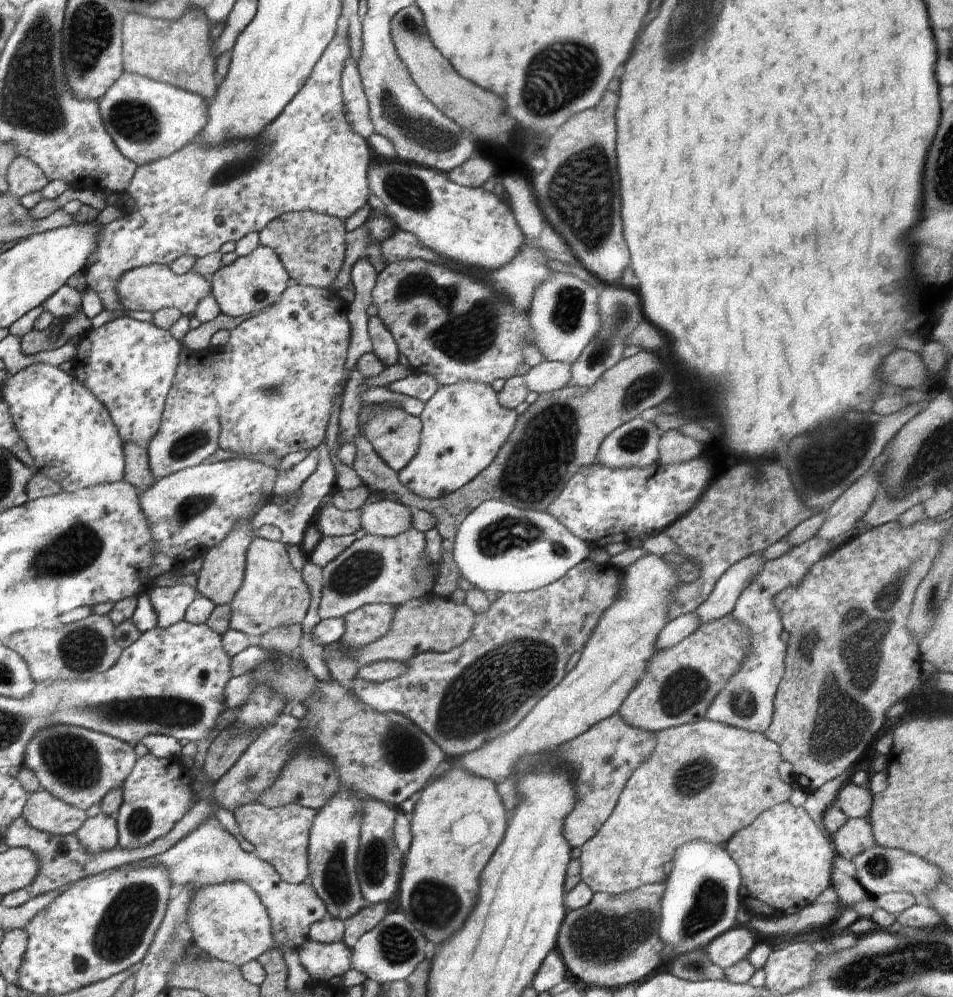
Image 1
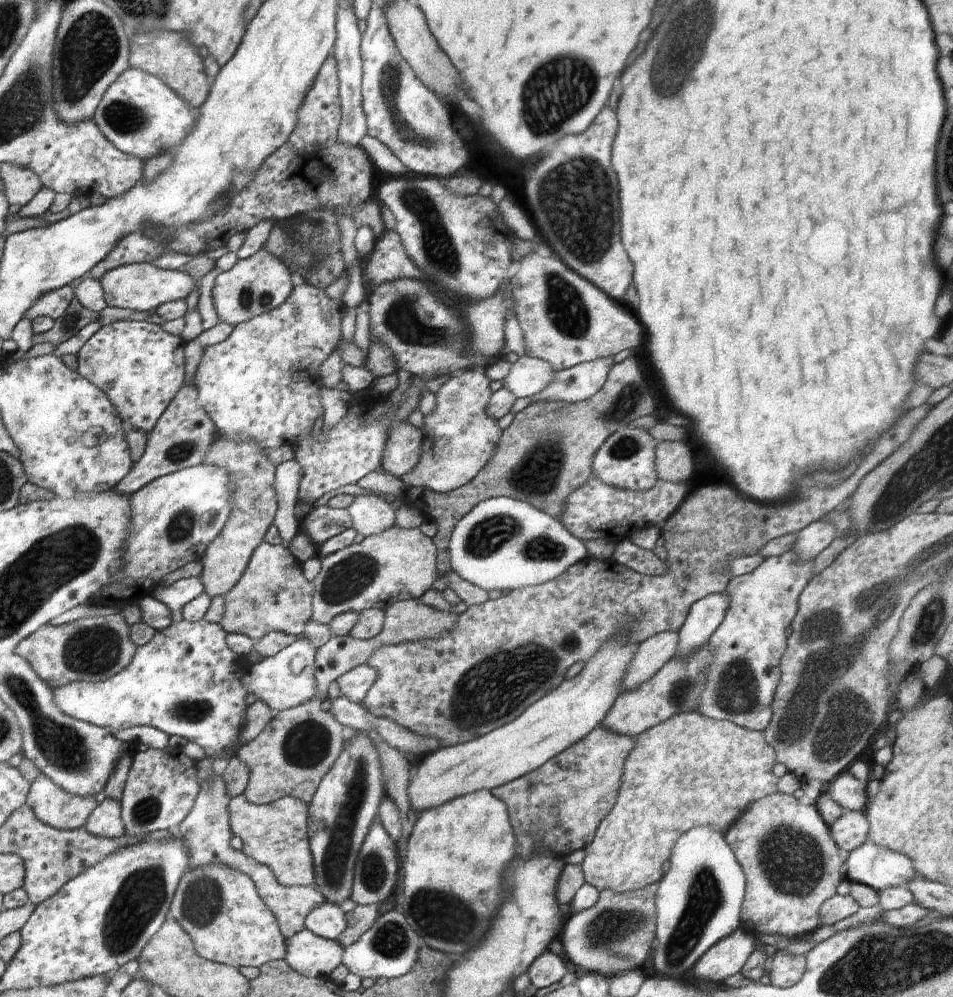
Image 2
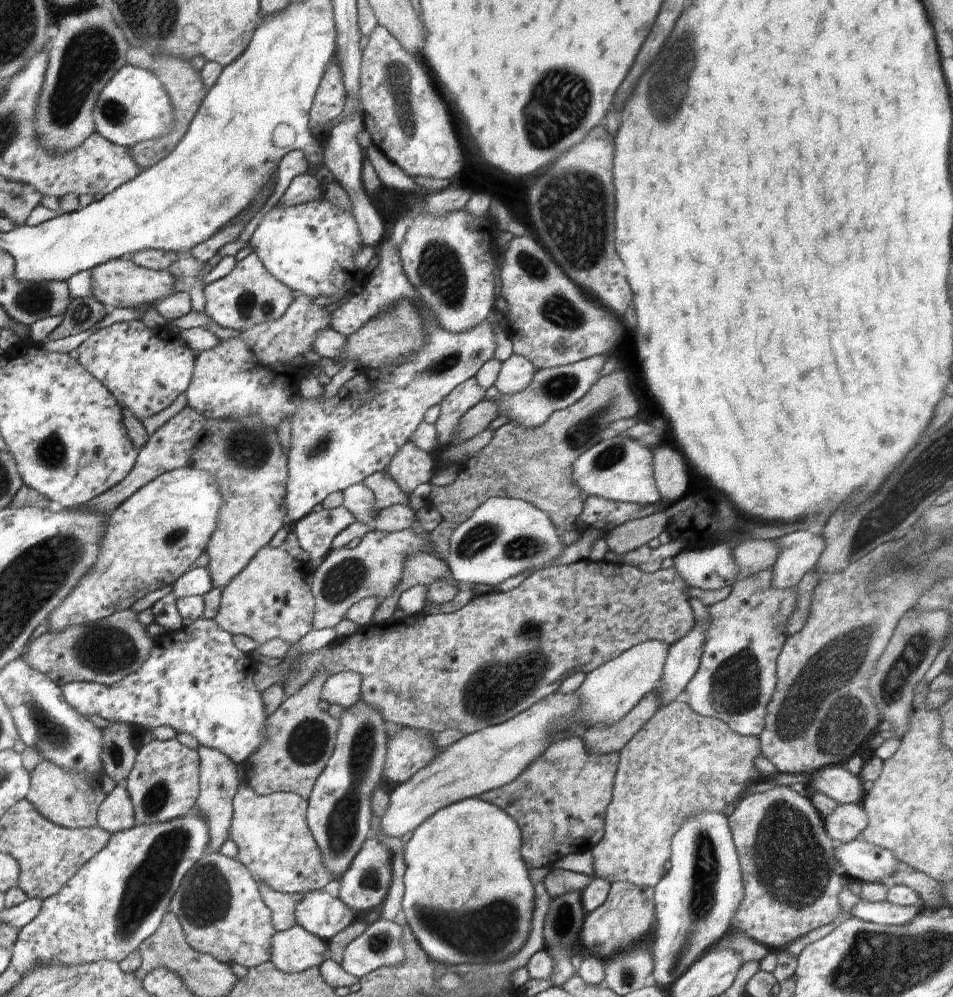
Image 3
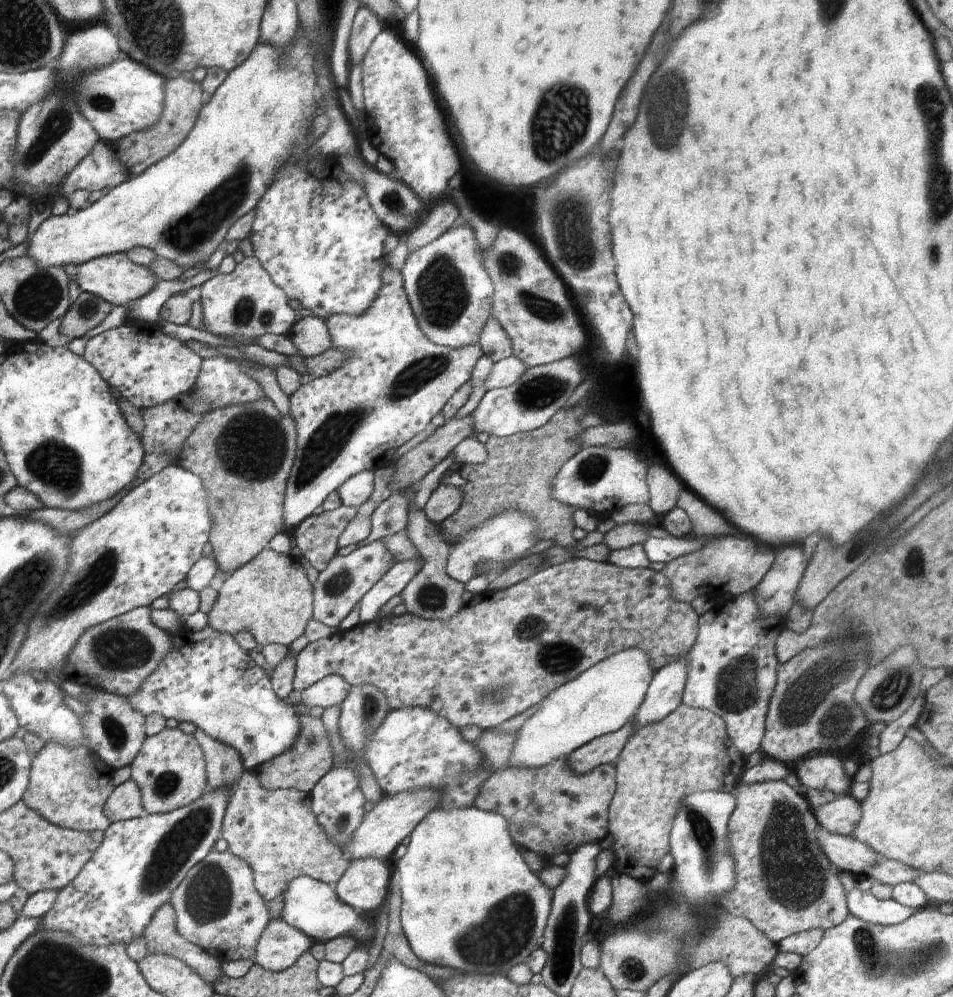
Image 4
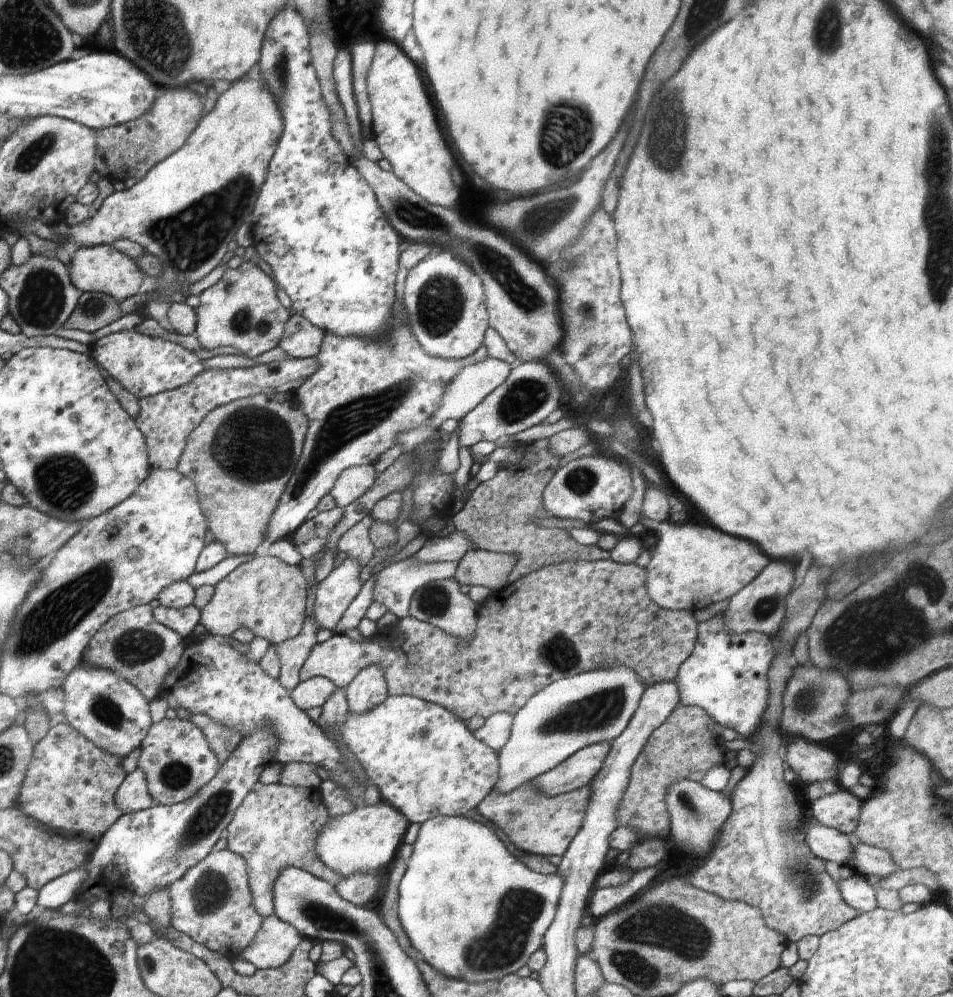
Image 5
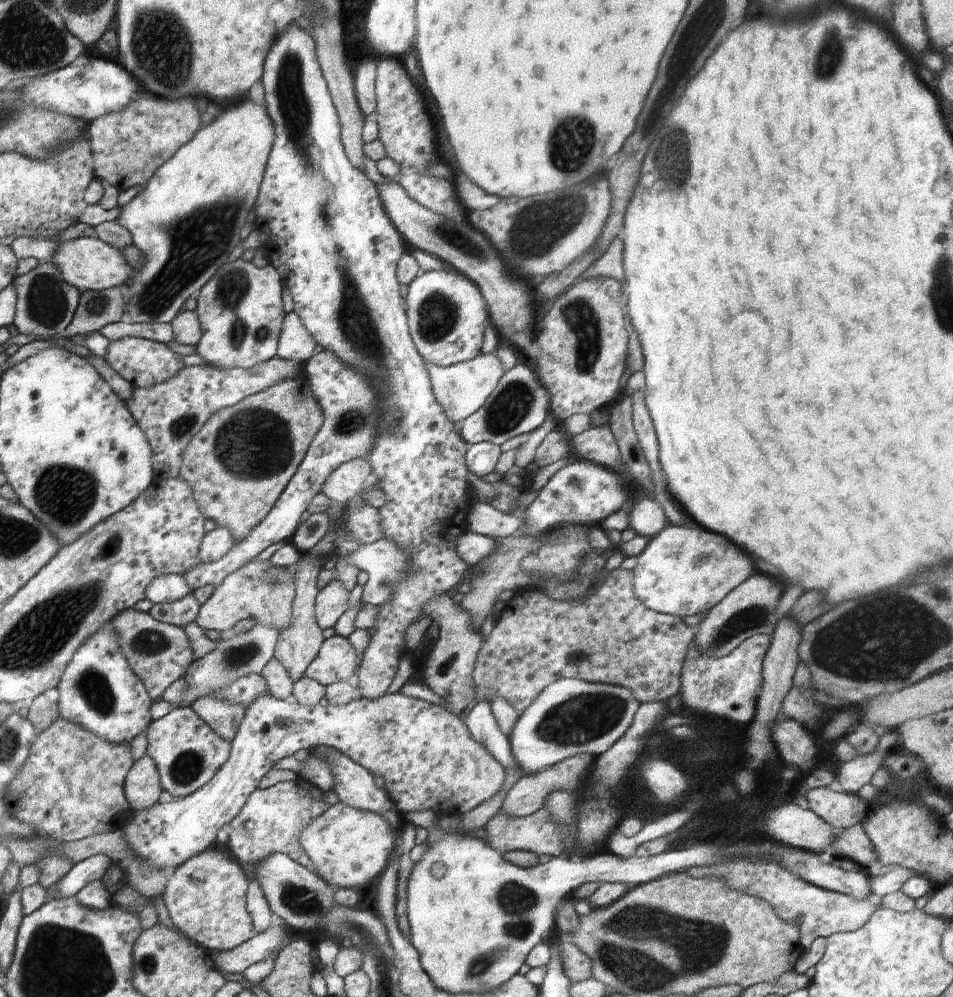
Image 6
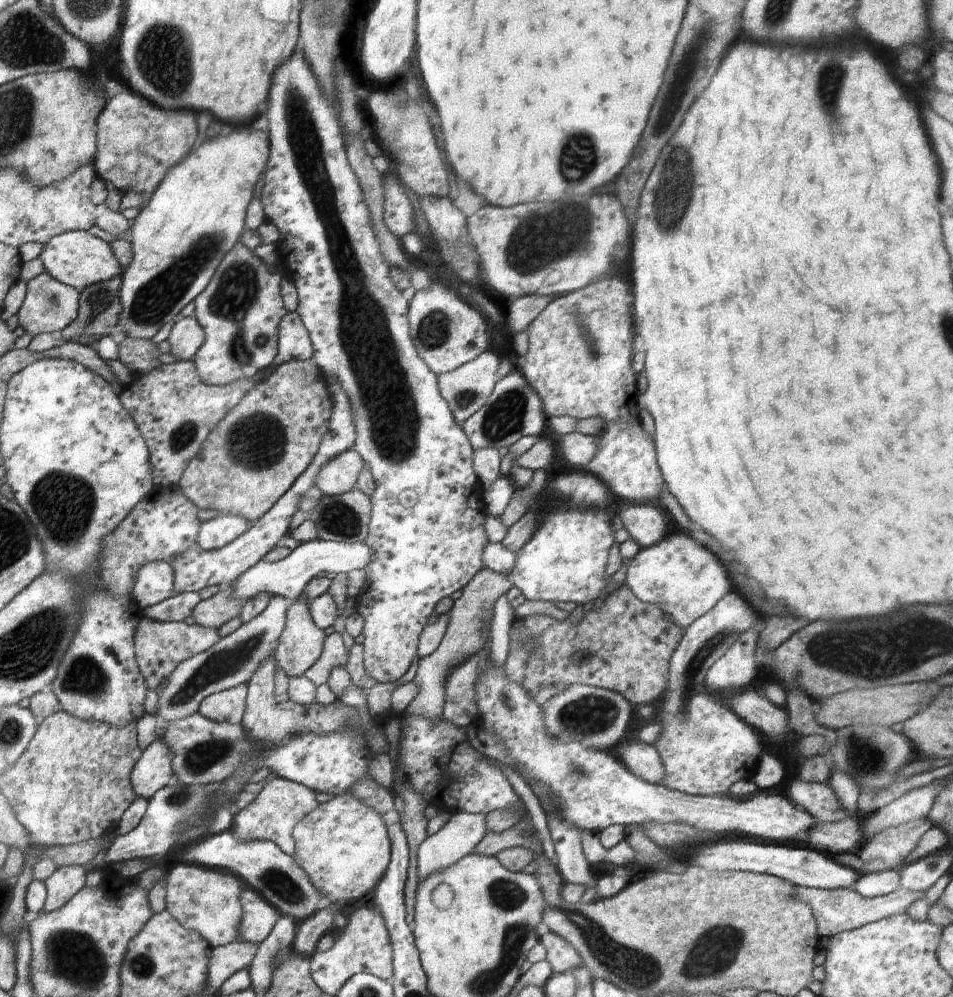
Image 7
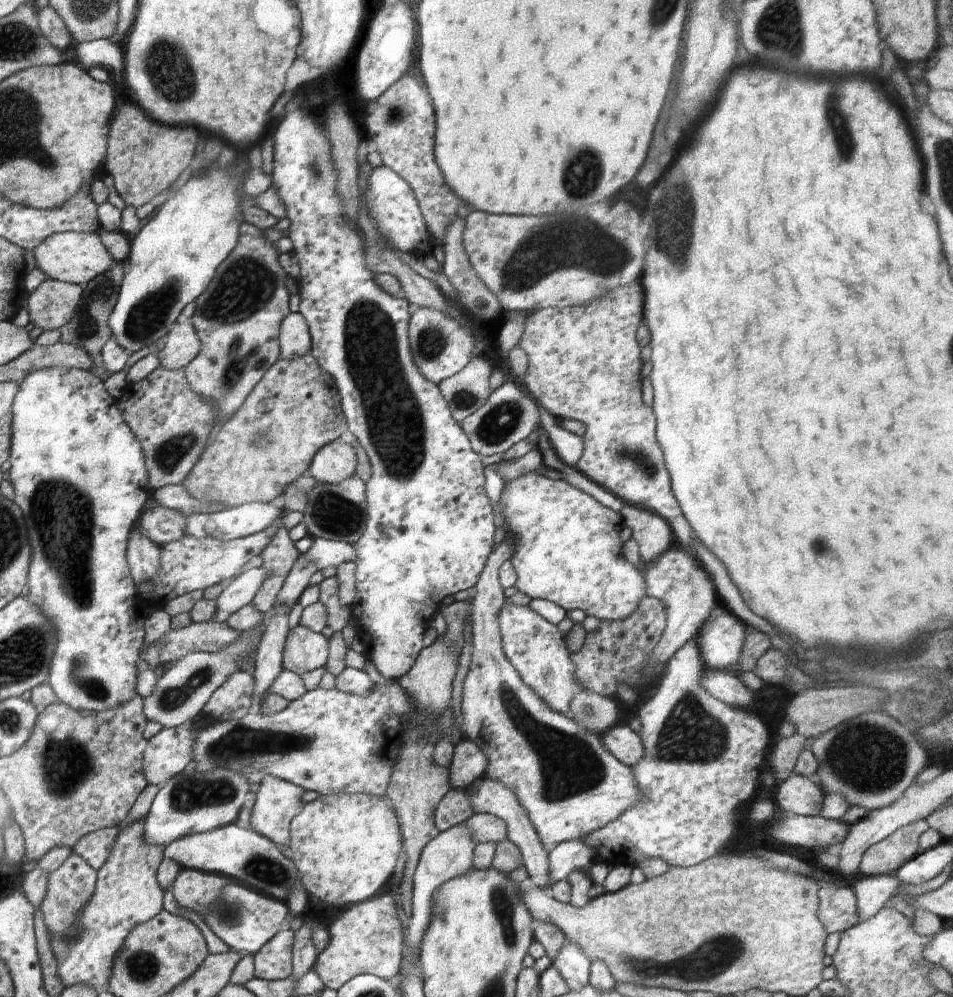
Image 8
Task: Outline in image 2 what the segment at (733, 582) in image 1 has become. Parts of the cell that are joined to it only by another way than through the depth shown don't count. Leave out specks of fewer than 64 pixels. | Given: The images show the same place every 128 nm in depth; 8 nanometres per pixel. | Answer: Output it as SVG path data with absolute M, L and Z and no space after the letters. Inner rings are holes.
M728 592L710 594L697 600L678 631L678 650L675 656L686 660L696 648L702 648L726 616L730 598Z

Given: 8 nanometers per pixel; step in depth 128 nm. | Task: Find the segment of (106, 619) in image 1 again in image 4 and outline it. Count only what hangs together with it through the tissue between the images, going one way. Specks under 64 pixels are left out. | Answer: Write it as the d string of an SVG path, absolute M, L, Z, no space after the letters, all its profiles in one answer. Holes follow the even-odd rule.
M151 607L134 608L85 631L62 668L66 680L125 697L139 692L144 680L172 650L171 635L152 624L150 612Z

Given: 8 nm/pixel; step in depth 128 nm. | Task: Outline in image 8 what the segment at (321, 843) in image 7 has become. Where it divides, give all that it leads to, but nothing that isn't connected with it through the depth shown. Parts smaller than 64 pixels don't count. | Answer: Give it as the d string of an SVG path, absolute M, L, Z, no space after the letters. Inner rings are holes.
M365 793L319 795L317 800L304 804L289 825L288 856L295 865L298 878L309 894L320 898L326 905L342 908L369 900L382 890L394 876L398 856L403 849L397 813L386 797Z

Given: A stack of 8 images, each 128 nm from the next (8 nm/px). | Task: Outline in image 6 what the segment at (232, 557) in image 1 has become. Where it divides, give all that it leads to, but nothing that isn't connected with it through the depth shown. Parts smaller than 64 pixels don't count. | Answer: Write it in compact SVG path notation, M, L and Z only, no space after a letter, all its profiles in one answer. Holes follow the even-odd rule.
M305 371L266 390L248 395L236 404L214 412L183 454L179 478L188 482L200 512L220 528L228 528L235 542L244 540L274 508L274 503L302 462L308 446L324 420L320 404L312 394Z

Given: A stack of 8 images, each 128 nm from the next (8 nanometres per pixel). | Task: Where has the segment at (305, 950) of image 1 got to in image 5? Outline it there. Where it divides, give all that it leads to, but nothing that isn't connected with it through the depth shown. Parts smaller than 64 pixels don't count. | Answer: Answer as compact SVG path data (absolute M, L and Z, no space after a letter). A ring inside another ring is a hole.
M272 914L263 919L258 934L239 958L257 969L280 968L290 960L302 939L296 928Z

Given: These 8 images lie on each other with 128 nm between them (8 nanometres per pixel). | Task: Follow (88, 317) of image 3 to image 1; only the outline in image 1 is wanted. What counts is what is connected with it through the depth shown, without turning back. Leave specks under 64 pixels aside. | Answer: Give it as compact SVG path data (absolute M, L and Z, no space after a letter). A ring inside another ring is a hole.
M82 309L70 316L55 317L44 330L34 330L20 337L22 352L25 355L48 352L63 347L71 338L81 337L91 328L91 320Z

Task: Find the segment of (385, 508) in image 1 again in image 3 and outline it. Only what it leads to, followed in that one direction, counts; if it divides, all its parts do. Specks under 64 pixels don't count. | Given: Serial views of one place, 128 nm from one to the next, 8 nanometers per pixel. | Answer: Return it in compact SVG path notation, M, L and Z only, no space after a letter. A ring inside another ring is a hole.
M365 482L354 483L342 492L344 493L343 506L357 517L356 521L372 525L378 511L374 507L372 490L366 486Z

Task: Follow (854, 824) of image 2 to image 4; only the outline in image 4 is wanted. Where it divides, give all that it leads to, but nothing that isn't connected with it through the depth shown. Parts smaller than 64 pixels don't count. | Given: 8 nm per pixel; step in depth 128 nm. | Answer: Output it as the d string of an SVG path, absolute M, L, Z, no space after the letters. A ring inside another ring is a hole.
M850 795L835 796L832 802L812 811L822 831L849 837L862 818L861 803Z

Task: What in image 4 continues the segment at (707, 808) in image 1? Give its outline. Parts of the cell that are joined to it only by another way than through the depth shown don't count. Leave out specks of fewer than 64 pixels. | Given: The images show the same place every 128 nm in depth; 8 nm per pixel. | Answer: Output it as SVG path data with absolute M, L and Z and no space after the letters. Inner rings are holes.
M680 703L680 706L658 722L636 730L620 752L616 768L616 792L608 808L608 832L612 836L610 868L618 874L627 874L649 881L658 874L658 864L669 852L669 834L684 796L692 792L732 792L741 782L747 757L741 755L726 732L724 720L708 710Z

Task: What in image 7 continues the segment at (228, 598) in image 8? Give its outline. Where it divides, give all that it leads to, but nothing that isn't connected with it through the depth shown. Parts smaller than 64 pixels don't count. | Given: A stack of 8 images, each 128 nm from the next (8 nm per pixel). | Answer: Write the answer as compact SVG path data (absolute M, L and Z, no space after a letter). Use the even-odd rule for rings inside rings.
M315 539L300 543L295 550L291 550L286 559L274 563L268 563L264 559L259 561L231 584L231 590L237 600L248 601L268 592L270 595L281 595L294 603L301 598L305 585L318 579L318 574L348 575L351 570L364 570L370 564L370 560L372 548L363 542L338 543Z

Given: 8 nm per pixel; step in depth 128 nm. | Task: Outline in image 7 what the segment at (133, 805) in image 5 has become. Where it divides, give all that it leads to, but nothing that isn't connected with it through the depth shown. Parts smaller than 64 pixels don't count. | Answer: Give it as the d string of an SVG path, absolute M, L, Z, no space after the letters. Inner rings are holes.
M159 736L146 750L132 772L132 785L139 796L152 799L162 788L174 785L179 778L171 768L173 751Z

